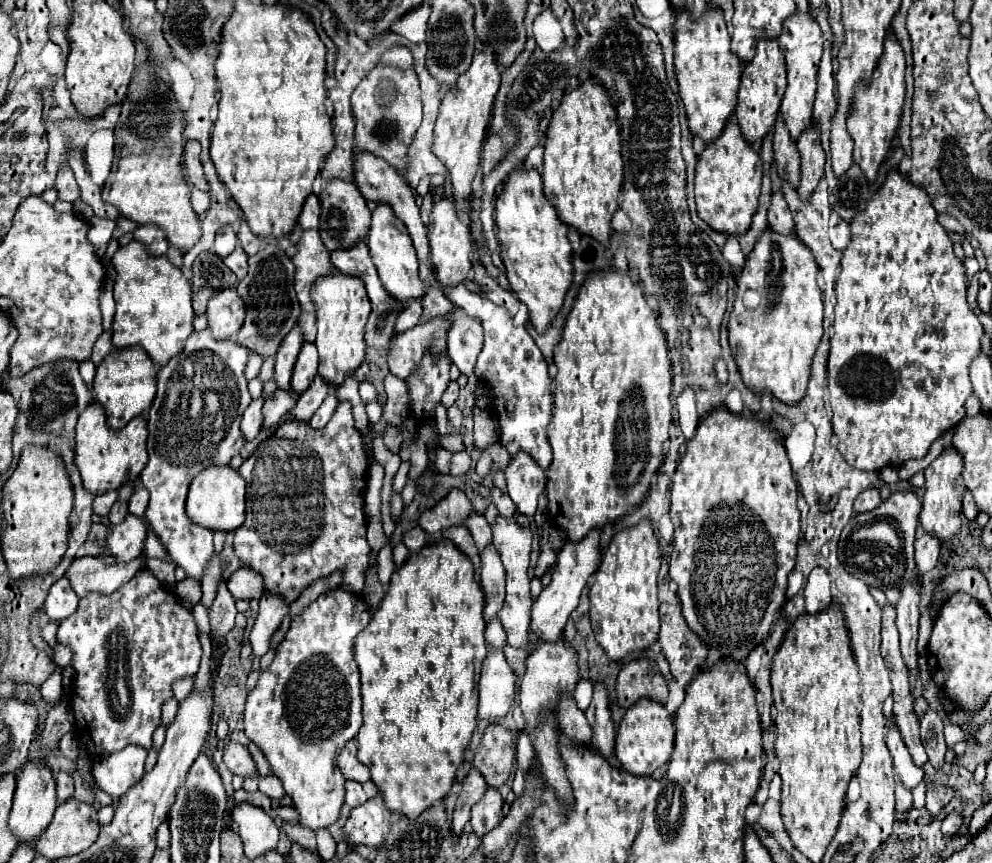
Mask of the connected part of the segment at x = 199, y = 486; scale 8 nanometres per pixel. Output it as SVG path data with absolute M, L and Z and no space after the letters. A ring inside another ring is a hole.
M210 466L204 468L190 484L186 512L194 524L200 524L208 530L236 530L244 520L246 510L246 482L230 466Z

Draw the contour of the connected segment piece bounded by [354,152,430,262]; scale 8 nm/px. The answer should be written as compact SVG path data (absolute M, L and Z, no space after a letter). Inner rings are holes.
M356 152L354 154L354 182L360 190L360 194L366 200L374 200L374 202L384 202L388 204L394 214L406 224L412 240L414 240L414 248L418 252L418 258L430 262L430 246L428 246L428 236L426 236L426 226L420 220L420 210L416 206L414 200L414 192L412 188L406 184L406 180L394 170L390 168L390 164L386 164L386 160L370 154L370 152Z

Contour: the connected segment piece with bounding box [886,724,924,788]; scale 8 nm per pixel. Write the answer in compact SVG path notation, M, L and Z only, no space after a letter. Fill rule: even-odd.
M890 724L890 726L888 726L886 746L888 746L890 754L892 754L894 770L896 770L896 774L900 776L900 780L902 780L908 788L918 786L918 784L924 780L924 770L922 770L922 768L916 768L914 762L910 760L906 748L904 748L904 744L902 744L902 738L900 738L900 732L898 732L896 724Z

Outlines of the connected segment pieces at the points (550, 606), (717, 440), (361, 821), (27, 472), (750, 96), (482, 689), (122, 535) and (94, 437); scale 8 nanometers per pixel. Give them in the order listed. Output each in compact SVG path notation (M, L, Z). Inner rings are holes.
M596 528L592 532L588 532L580 542L566 542L562 546L560 556L558 556L558 566L552 572L552 582L534 600L532 622L530 622L530 628L528 628L526 654L530 654L540 640L542 642L558 642L558 640L562 640L568 616L578 606L582 588L586 586L590 574L596 572L600 558L602 558L602 552L600 552L600 530L596 530Z
M712 410L696 430L696 436L686 444L686 452L682 454L678 468L672 476L672 506L670 516L676 524L674 540L672 540L672 554L670 554L670 578L678 586L678 598L682 602L682 614L688 622L688 626L700 636L700 640L706 644L706 648L714 648L722 654L726 660L744 662L750 652L766 640L772 632L772 624L776 620L776 612L786 602L786 588L788 588L788 574L796 566L796 552L798 542L802 538L802 526L800 526L800 512L798 512L798 486L792 478L792 466L786 456L786 448L782 444L782 438L776 436L772 426L762 424L756 418L744 418L742 414L732 414L730 410Z
M380 794L354 808L352 816L344 824L344 834L348 836L350 846L380 846L390 832L390 816L392 814Z
M24 446L16 470L2 492L2 552L14 580L54 568L68 548L68 518L74 490L62 456L48 446Z
M760 40L754 60L744 66L742 84L738 92L738 106L736 106L736 120L740 124L742 136L750 144L762 140L772 130L784 90L786 90L786 64L780 46L776 40Z
M492 650L482 662L482 676L478 684L480 704L478 718L498 722L514 704L514 670L508 666L502 650Z
M128 514L118 526L108 526L106 552L116 560L130 562L142 554L146 540L146 522Z
M98 402L88 404L78 418L76 424L76 466L80 470L84 488L92 494L104 494L110 490L118 490L128 480L136 480L142 468L148 462L146 452L148 428L142 416L136 416L122 430L106 428L106 414Z

